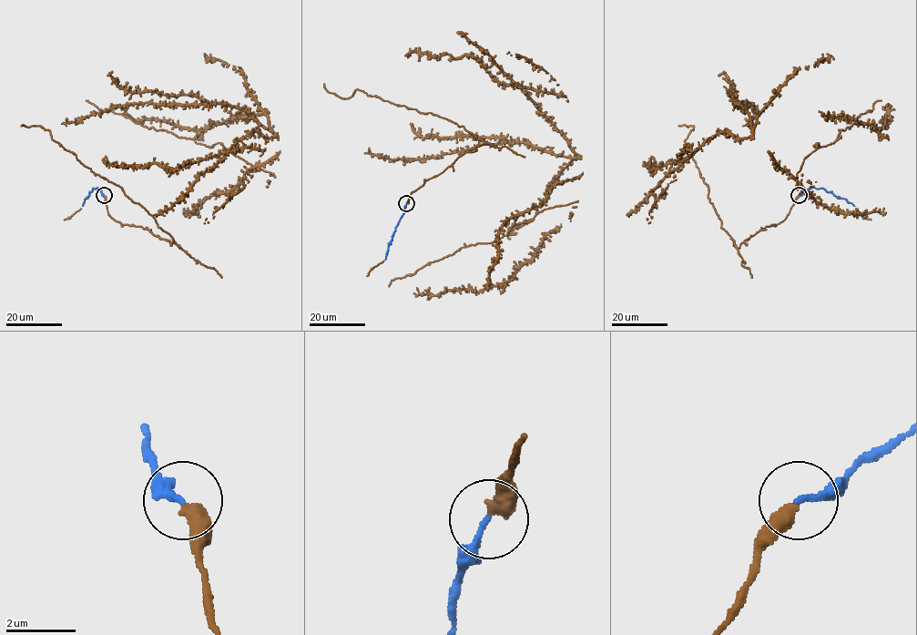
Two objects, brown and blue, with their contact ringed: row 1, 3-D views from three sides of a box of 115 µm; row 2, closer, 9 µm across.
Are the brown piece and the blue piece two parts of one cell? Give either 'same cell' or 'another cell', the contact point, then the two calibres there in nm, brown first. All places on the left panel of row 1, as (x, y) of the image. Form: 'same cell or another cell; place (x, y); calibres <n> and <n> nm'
same cell; place (104, 195); calibres 440 and 180 nm

